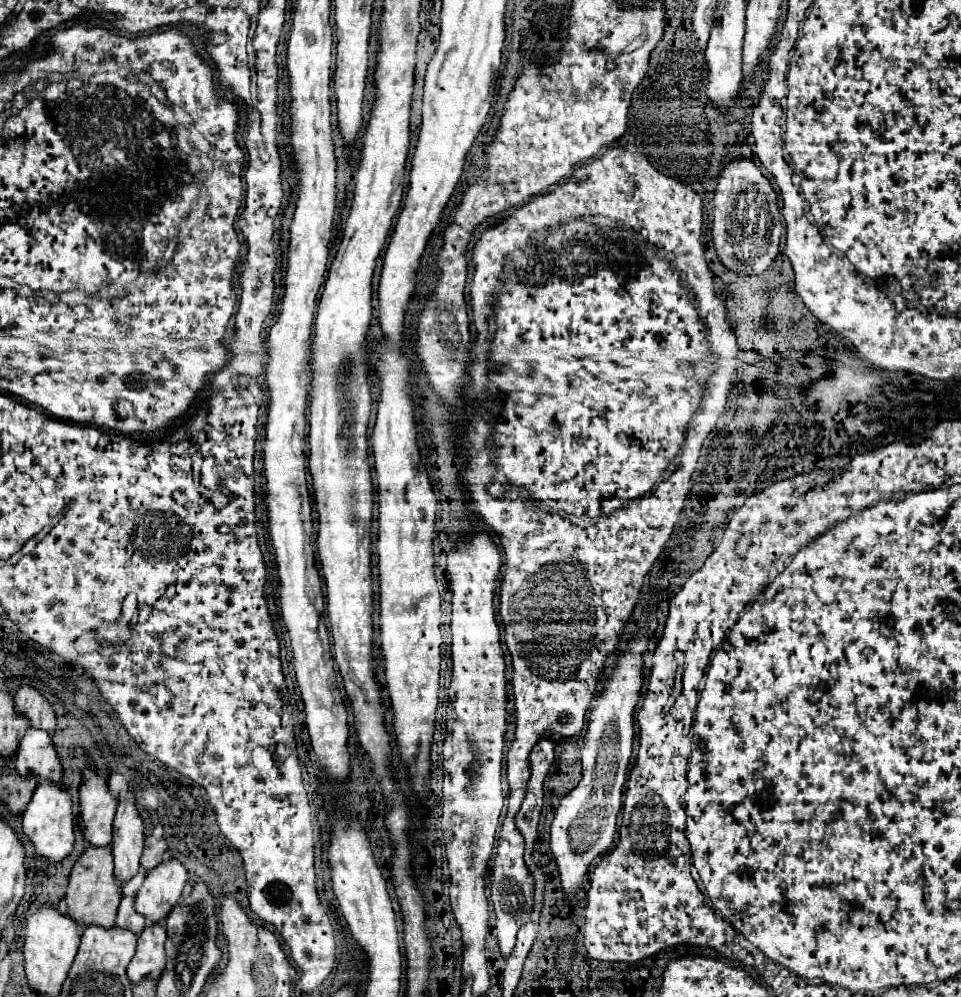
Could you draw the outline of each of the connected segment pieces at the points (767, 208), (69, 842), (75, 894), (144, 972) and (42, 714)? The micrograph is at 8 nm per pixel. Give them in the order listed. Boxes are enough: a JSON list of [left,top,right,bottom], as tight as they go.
[[712,157,782,273],[22,779,74,863],[66,847,122,927],[128,923,166,981],[14,685,56,733]]

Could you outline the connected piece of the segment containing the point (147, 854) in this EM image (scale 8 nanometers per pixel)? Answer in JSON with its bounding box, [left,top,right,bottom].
[142,835,166,869]

